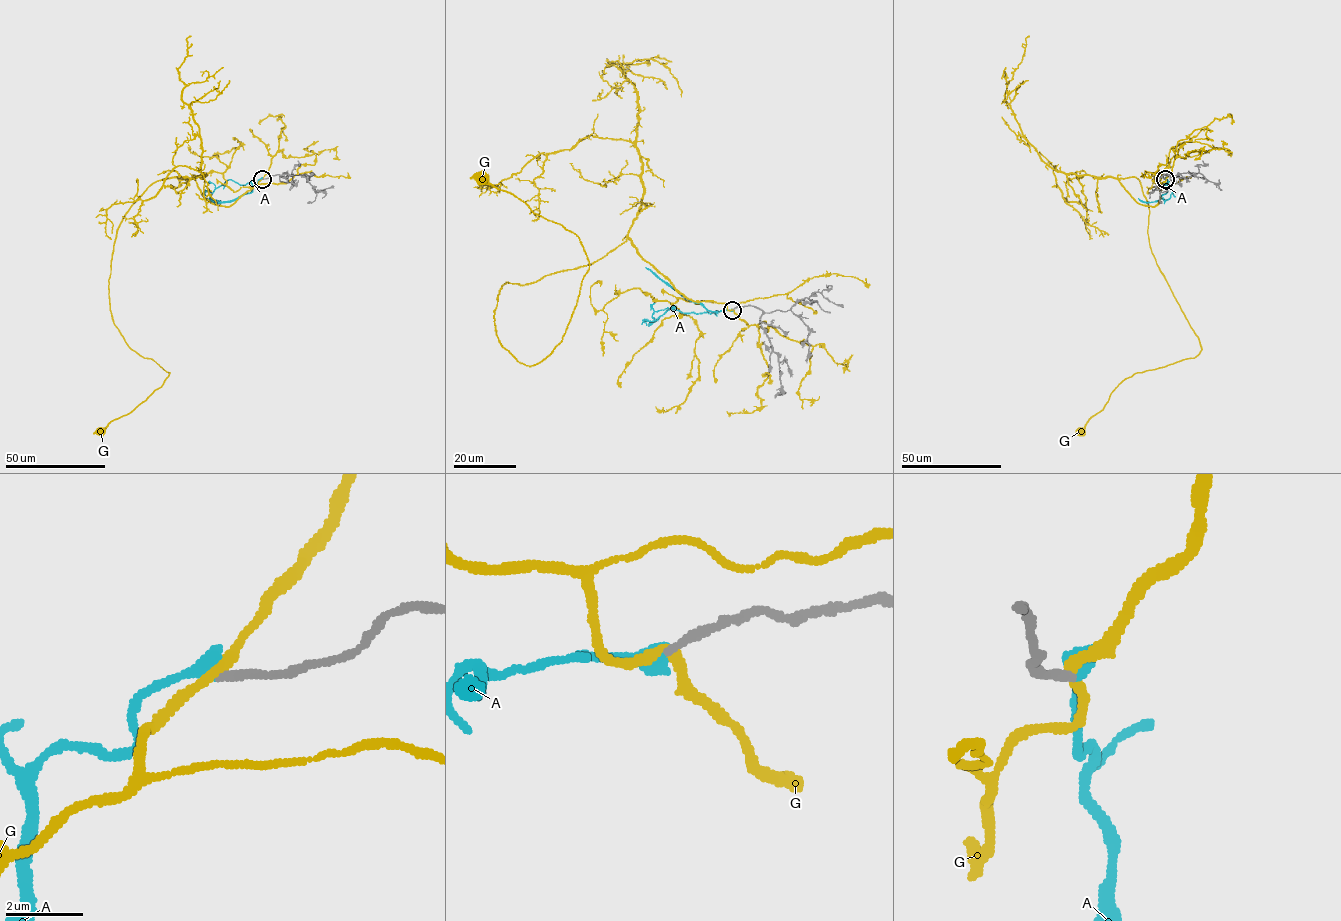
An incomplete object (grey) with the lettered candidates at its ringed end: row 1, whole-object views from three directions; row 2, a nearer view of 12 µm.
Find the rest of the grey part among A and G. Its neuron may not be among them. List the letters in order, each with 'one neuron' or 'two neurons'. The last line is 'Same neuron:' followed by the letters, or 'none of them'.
A: one neuron
G: two neurons
Same neuron: A

